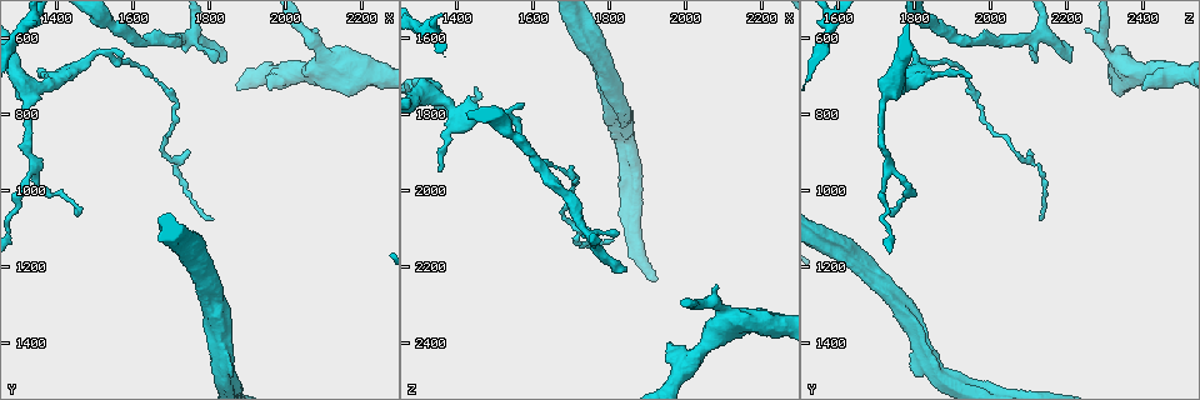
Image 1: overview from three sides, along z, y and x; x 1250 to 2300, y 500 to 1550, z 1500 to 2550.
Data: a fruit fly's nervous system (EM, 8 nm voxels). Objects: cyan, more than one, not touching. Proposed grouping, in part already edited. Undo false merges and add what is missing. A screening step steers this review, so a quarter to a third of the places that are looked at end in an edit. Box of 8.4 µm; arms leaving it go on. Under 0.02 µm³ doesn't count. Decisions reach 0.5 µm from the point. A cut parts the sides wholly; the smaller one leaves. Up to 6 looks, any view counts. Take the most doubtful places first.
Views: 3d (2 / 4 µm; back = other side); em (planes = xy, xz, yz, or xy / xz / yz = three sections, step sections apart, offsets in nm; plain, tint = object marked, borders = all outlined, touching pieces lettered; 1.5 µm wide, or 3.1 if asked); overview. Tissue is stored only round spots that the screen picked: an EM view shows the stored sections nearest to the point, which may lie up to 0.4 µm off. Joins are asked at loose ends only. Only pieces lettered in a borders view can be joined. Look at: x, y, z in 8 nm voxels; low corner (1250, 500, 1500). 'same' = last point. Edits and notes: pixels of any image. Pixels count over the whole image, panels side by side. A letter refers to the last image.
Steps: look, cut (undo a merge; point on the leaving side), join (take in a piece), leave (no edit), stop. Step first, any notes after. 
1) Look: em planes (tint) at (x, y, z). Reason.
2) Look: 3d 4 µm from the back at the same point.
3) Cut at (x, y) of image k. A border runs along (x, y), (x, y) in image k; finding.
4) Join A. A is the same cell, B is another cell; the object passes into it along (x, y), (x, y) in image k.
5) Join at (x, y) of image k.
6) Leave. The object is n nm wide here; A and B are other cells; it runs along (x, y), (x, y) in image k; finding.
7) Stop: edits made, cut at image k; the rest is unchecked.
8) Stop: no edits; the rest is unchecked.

Look: 3d 2 µm at (1755, 595, 2115). Three arms meet.

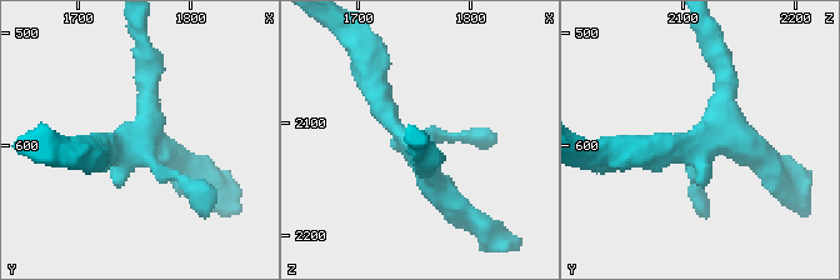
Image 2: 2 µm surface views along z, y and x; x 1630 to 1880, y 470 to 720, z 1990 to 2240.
Look: em planes (plain) at (1752, 600, 2120). Now the EM.

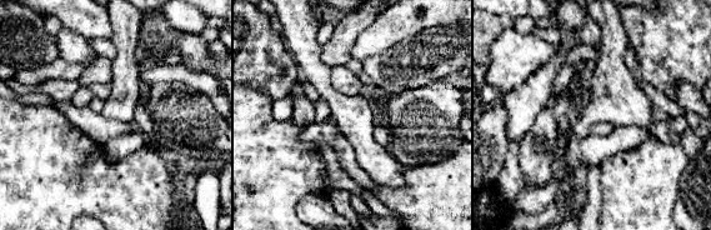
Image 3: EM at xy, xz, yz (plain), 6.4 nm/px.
Look: em planes (borders) at the same point. What lies round it.

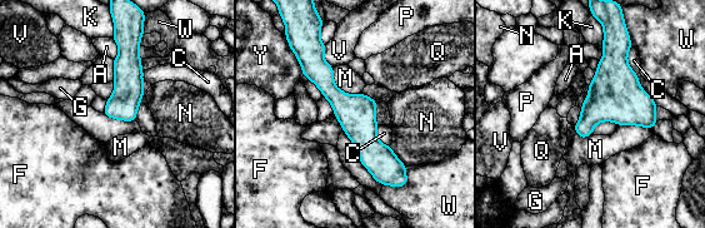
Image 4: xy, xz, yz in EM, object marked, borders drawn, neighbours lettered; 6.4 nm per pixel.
Leave. The object is 200 nm wide here; A, C, F, G, K, M, N, P, Q, V, W and Y are other cells; one neuron here.

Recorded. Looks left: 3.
Look: 3d 4 µm at (2115, 640, 2315). Three-way junction.

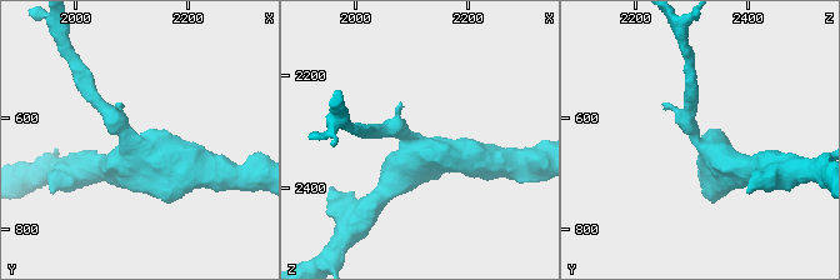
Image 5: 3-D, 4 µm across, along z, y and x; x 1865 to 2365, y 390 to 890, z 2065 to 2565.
Look: em planes (tint) at (2110, 650, 2320).

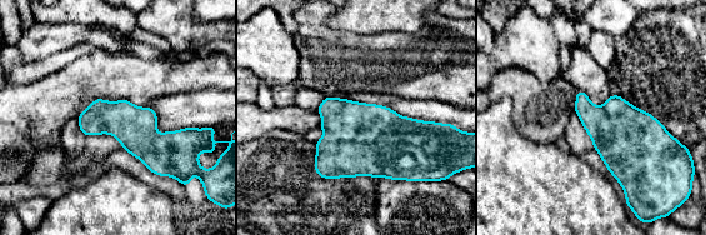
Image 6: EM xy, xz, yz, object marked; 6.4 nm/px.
Look: em planes (borders) at the same point. What lies round it.

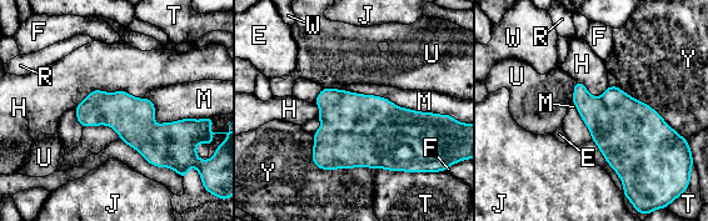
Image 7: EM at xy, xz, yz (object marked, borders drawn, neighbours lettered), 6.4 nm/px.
Leave. The longest contact is with M, 700 nm; E, F, H, J, M, R, T, U, W and Y are other cells; all the same neuron.

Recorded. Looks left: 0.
Stop: no edits; the rest is unchecked.

